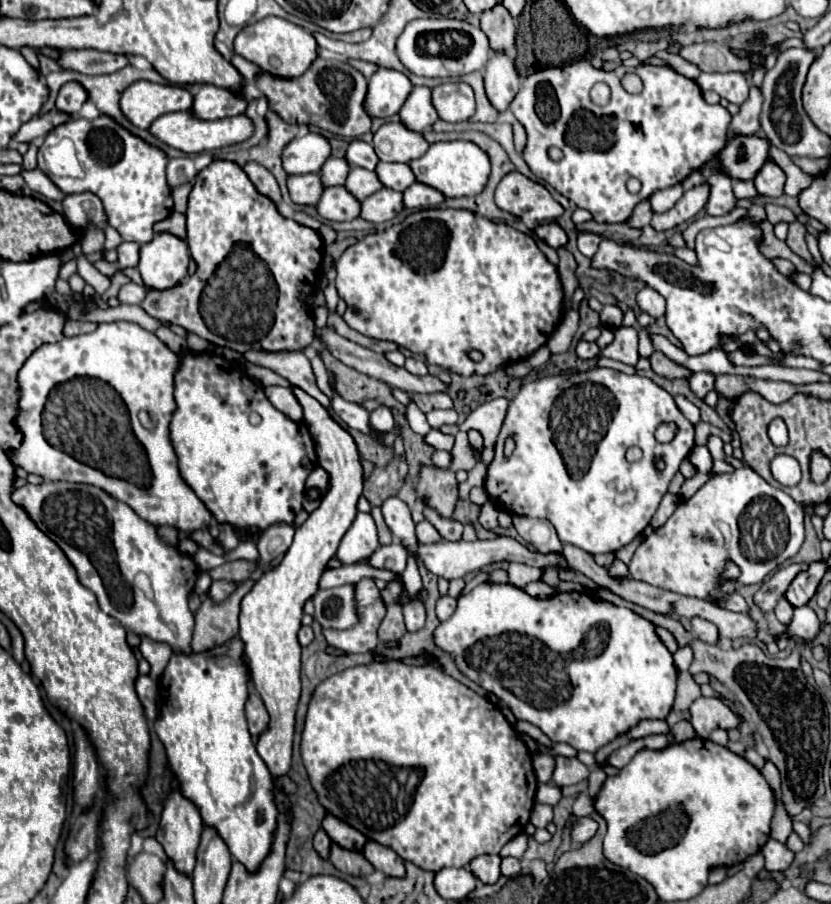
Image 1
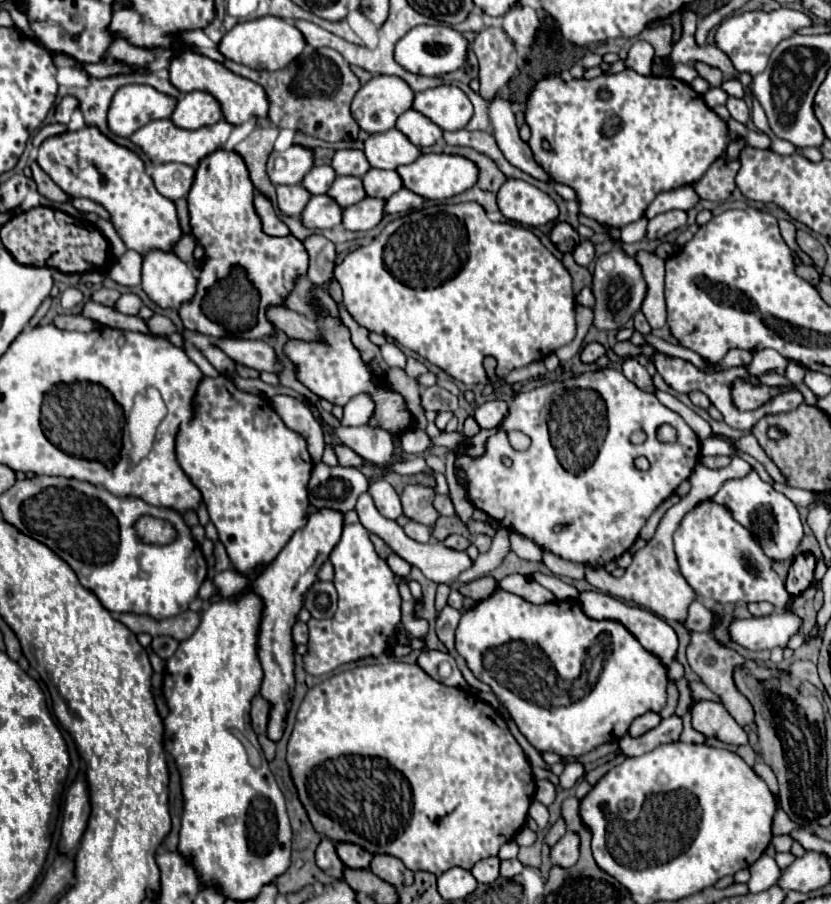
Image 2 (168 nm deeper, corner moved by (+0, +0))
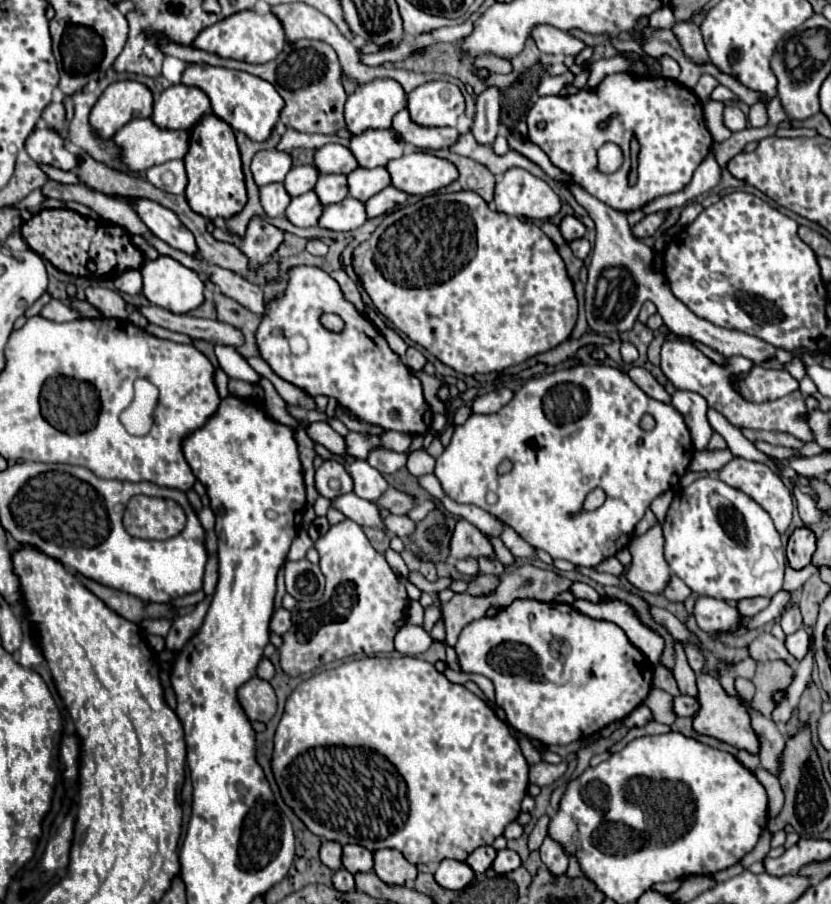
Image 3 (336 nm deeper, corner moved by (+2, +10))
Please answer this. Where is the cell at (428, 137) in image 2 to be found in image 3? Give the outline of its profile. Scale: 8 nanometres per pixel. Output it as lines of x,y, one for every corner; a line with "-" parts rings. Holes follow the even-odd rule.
403,108
393,118
393,130
397,130
397,134
401,134
401,138
407,144
413,144
419,150
443,150
443,148
451,148
459,140
459,130
457,128
421,128
421,126
413,126
407,108

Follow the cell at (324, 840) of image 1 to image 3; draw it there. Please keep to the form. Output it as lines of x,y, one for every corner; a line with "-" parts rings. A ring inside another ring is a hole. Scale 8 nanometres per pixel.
323,842
321,844
321,862
331,870
341,868
341,844
337,842

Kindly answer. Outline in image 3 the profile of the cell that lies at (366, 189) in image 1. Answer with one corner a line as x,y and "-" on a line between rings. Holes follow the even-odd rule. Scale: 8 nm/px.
327,174
319,176
315,184
315,194
321,202
321,206
331,206
341,202
347,196
347,186
345,186
345,176
343,174

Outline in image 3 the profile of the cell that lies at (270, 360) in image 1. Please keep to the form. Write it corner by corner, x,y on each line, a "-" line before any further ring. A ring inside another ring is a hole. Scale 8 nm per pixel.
137,306
137,310
151,324
157,324
157,326
173,330
173,332
183,332
183,334
191,336
193,340
207,340
213,344
227,344
227,346
243,344
241,332
229,324
219,322
219,320
177,316
177,314
171,314
169,310
161,310
159,306

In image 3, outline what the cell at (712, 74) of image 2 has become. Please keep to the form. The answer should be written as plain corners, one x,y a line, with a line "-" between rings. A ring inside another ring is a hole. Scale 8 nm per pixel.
703,74
703,76
699,78
697,86
695,86
695,94
699,96
699,100
707,100
717,84
719,84
719,82
717,82
711,74

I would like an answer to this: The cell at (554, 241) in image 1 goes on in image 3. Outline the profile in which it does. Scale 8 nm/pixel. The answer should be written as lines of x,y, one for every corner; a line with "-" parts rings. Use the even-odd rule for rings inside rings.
565,216
559,228
561,228
561,234
565,236
567,242
571,242
575,238
583,238
583,234
585,234
583,222
579,218
575,218
575,216

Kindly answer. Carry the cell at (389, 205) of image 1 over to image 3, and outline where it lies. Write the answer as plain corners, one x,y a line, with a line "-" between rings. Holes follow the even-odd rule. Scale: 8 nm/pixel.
343,198
341,202
323,208
323,214
319,218
319,226
333,232
349,232
359,226
363,226
367,220
365,204
357,202
355,198

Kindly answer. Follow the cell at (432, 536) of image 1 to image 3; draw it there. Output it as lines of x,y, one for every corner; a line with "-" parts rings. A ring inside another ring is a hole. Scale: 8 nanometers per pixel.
389,514
385,518
385,528
389,534
395,534
399,536
401,540
407,540
407,536
413,532
413,520
409,520
407,516
395,516
395,514

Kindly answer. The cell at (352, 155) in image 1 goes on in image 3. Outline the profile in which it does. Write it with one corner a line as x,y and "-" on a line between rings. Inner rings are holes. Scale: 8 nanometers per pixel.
325,144
313,156
313,166
319,174
349,174
357,168
357,160
351,150
341,144

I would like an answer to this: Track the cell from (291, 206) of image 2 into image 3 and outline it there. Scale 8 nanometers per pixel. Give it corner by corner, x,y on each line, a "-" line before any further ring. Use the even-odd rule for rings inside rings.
269,184
259,188
259,200
263,206
265,216
269,218
279,218
285,214
285,206
289,206
291,198
285,194
285,188
281,184

